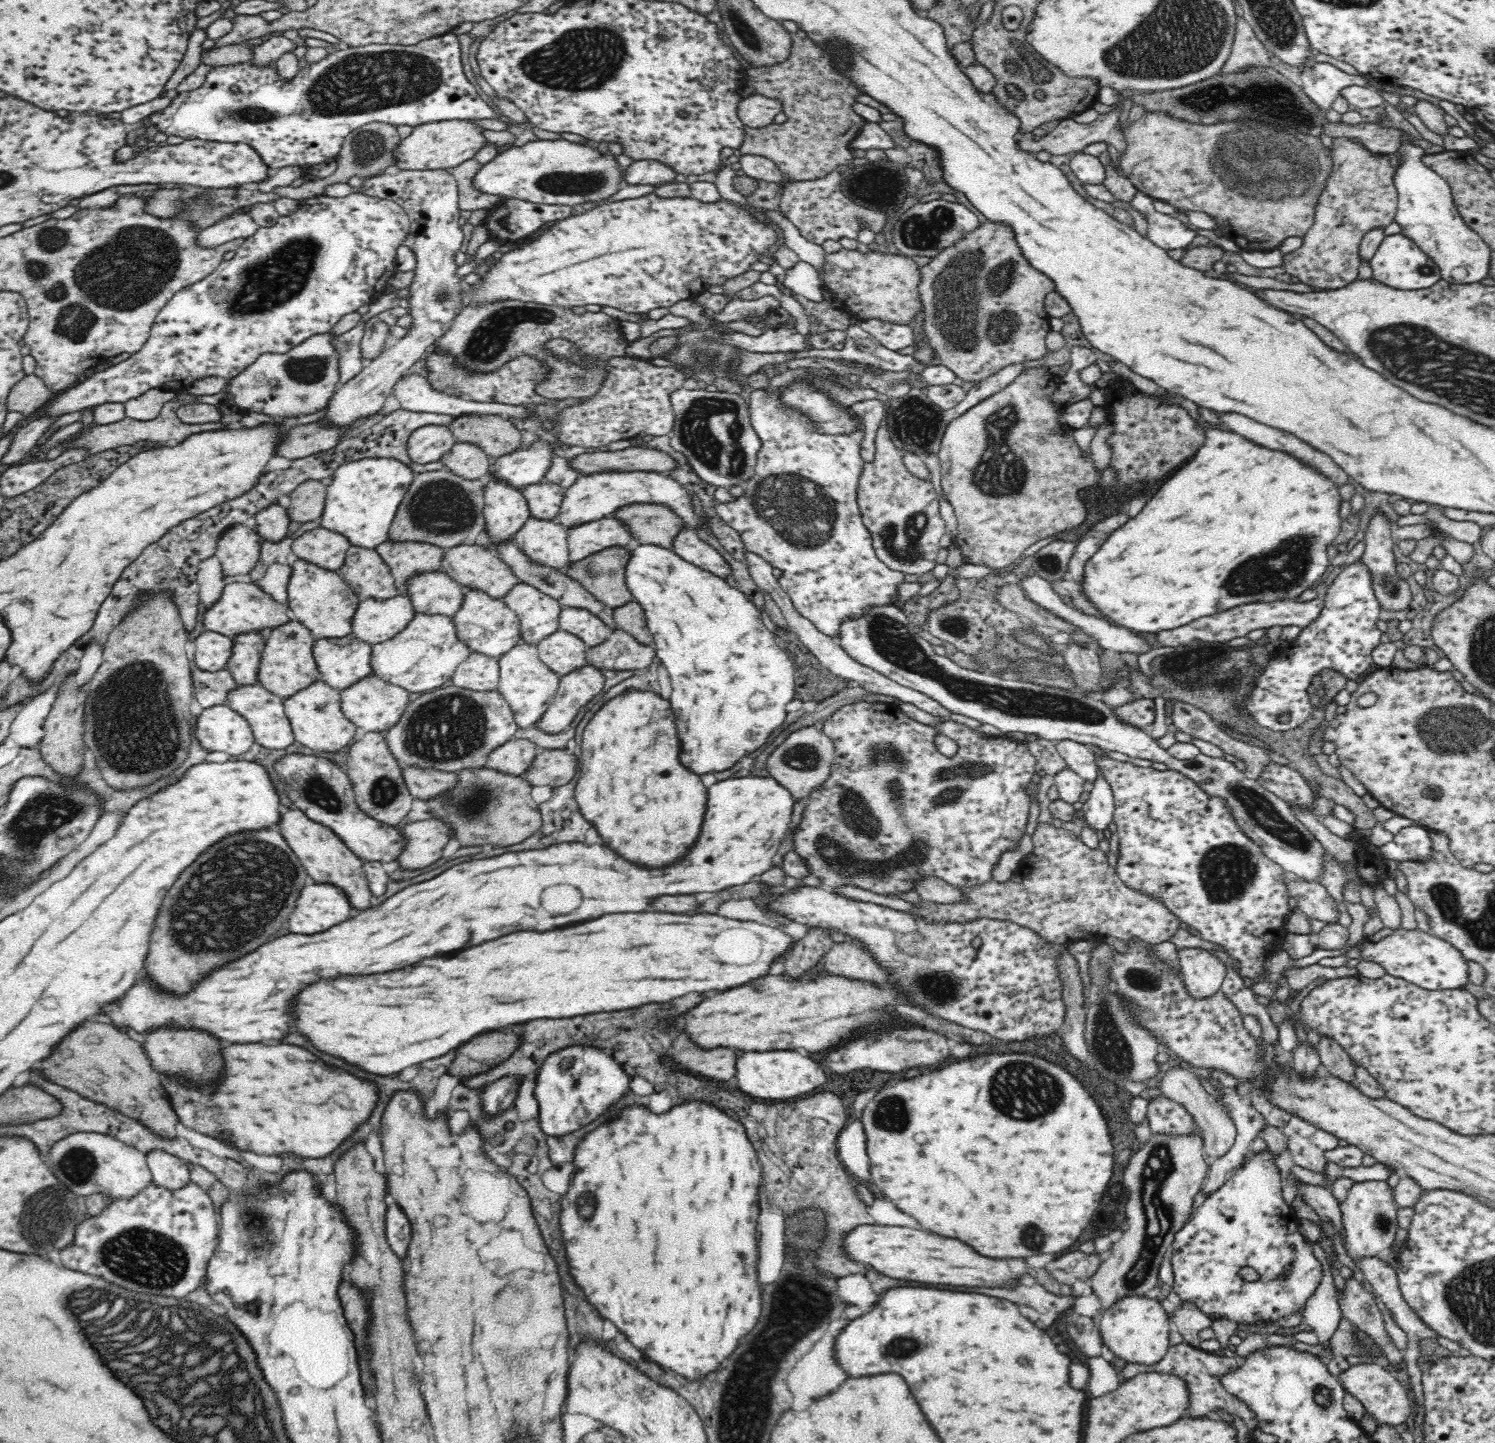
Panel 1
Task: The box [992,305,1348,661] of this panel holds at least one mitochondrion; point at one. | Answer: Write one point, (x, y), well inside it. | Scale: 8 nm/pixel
(1284, 565)

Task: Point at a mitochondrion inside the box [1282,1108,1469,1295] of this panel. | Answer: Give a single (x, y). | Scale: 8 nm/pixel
(1382, 1223)

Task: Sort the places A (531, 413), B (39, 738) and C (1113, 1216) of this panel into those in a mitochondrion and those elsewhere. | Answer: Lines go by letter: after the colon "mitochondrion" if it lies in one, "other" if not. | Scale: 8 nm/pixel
A: other
B: other
C: mitochondrion

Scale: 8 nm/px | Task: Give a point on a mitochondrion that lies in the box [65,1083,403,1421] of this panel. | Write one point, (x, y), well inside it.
(142, 1257)

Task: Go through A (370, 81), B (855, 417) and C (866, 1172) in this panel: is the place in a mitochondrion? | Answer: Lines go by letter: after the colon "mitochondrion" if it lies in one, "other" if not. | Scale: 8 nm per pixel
A: mitochondrion
B: other
C: other

